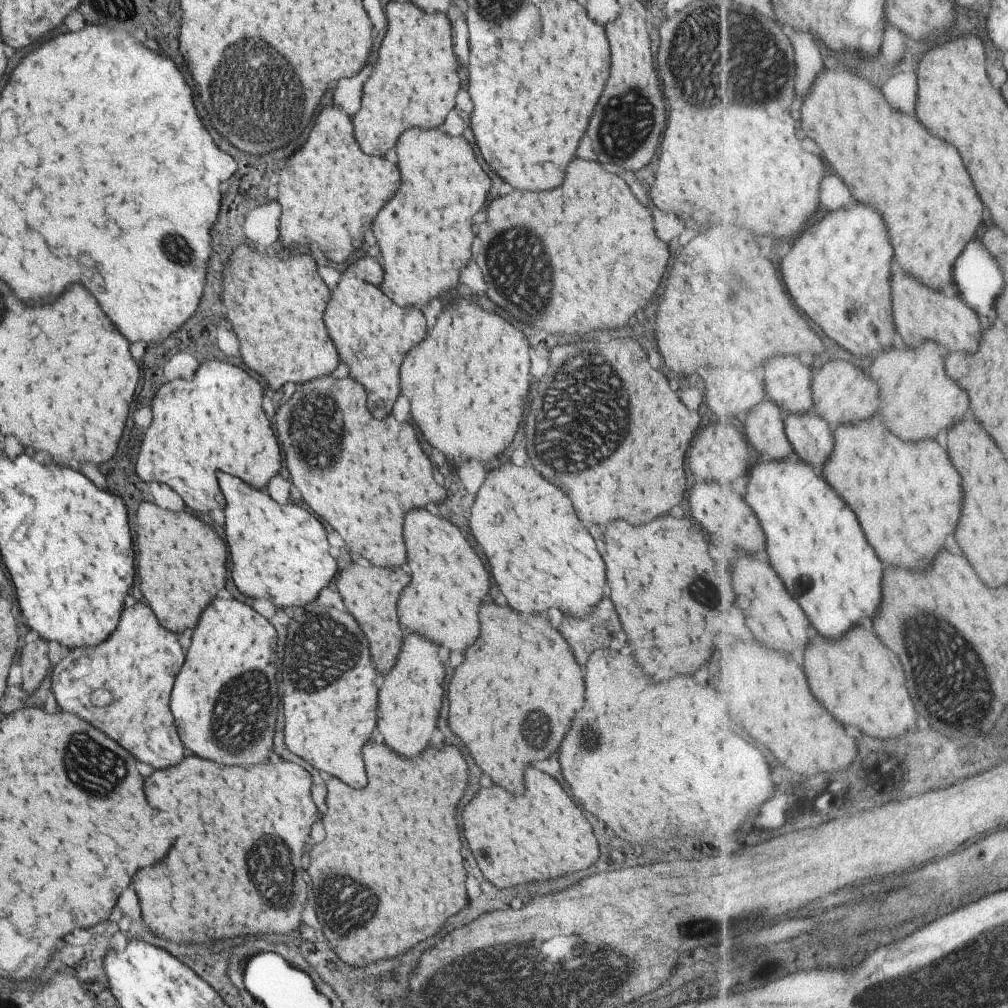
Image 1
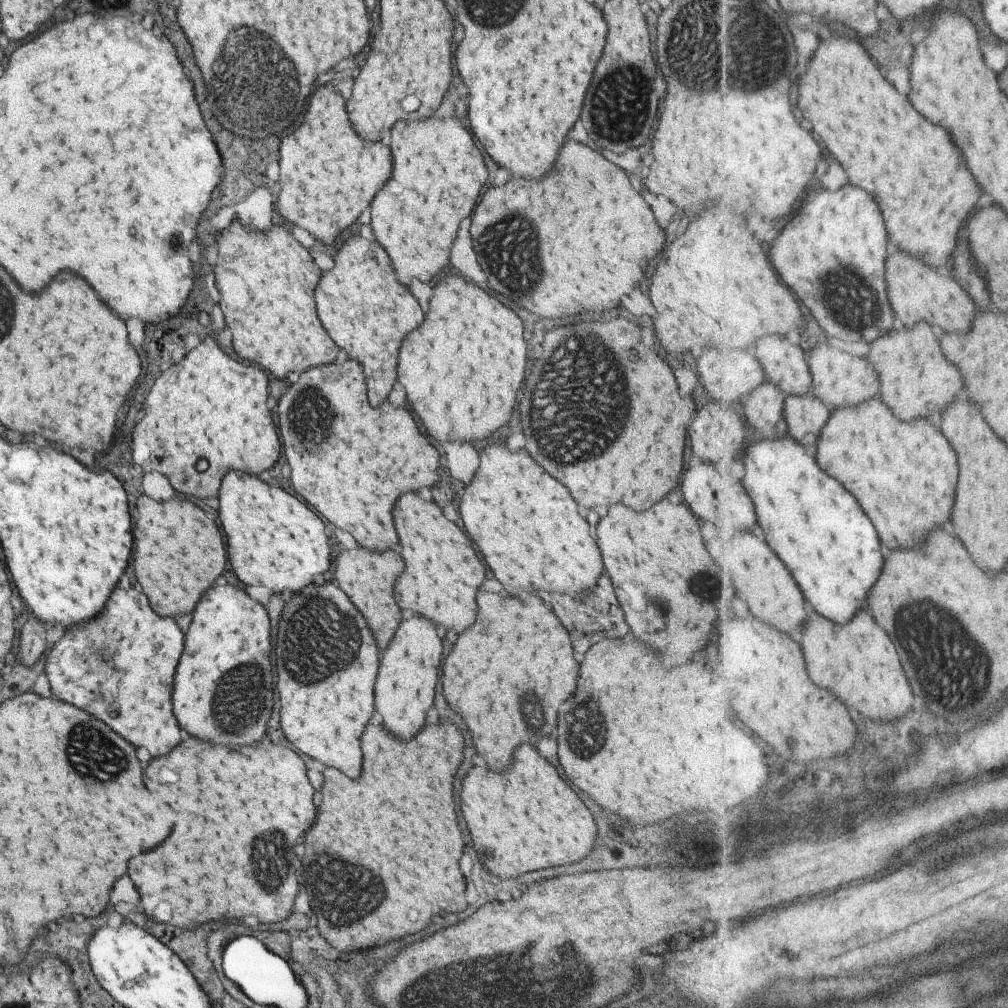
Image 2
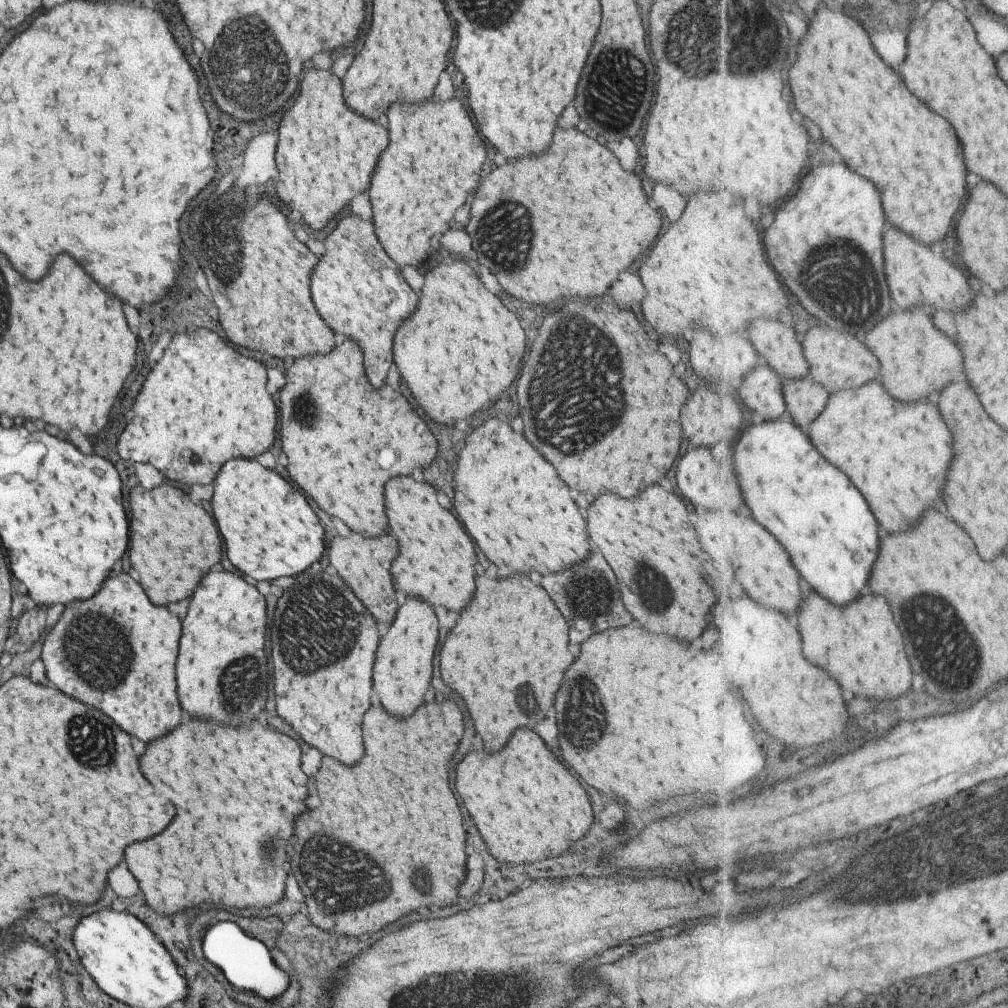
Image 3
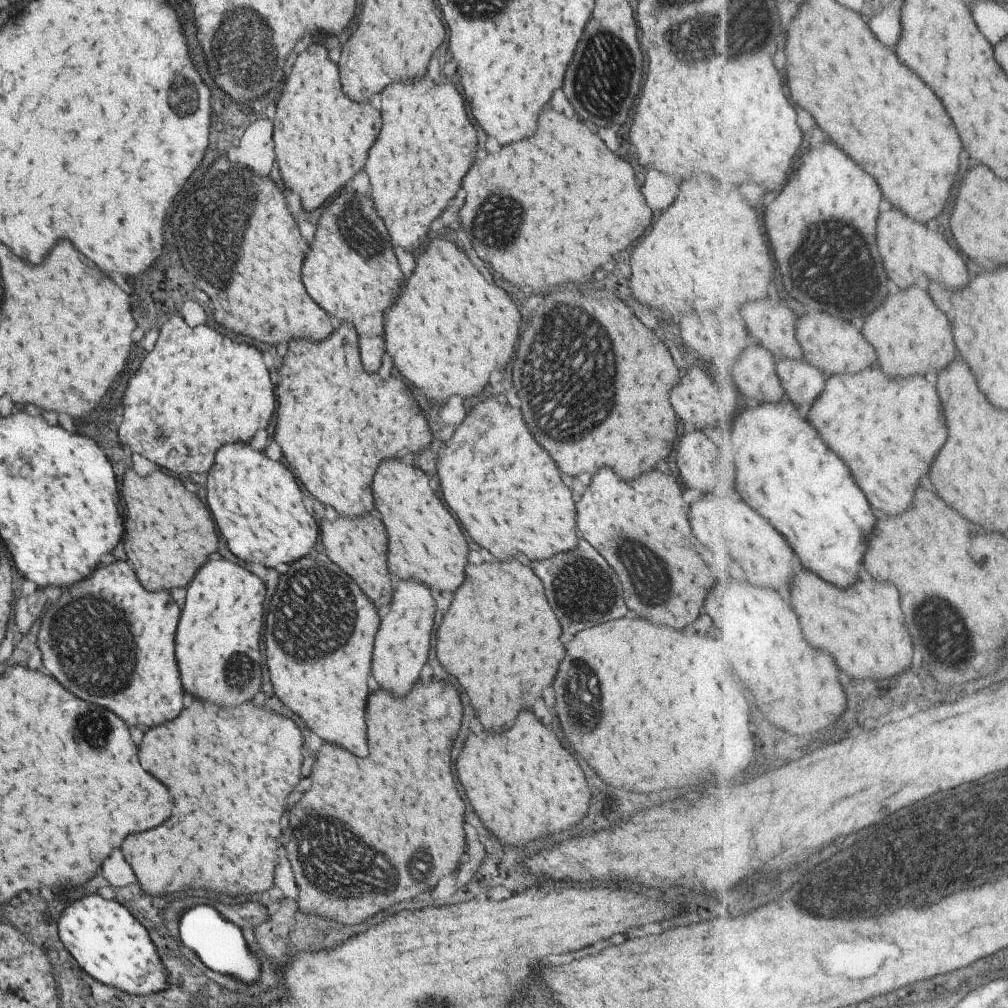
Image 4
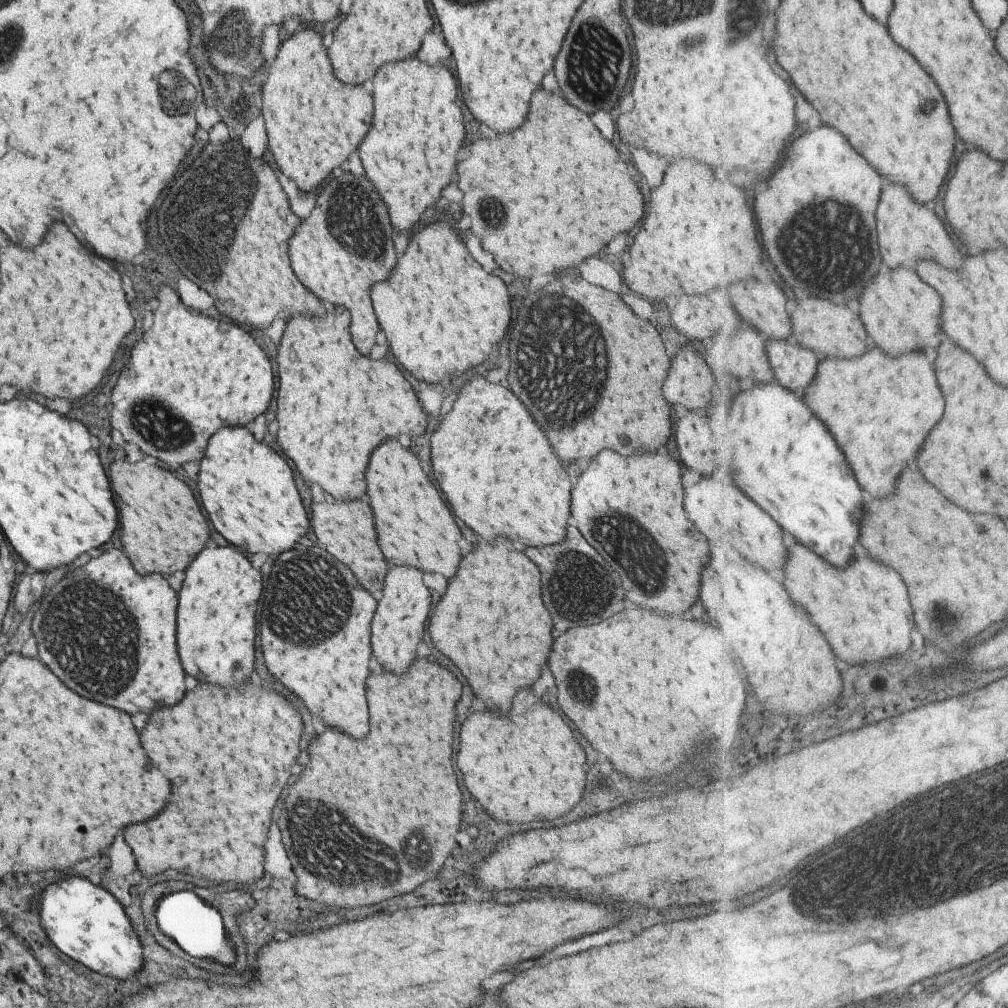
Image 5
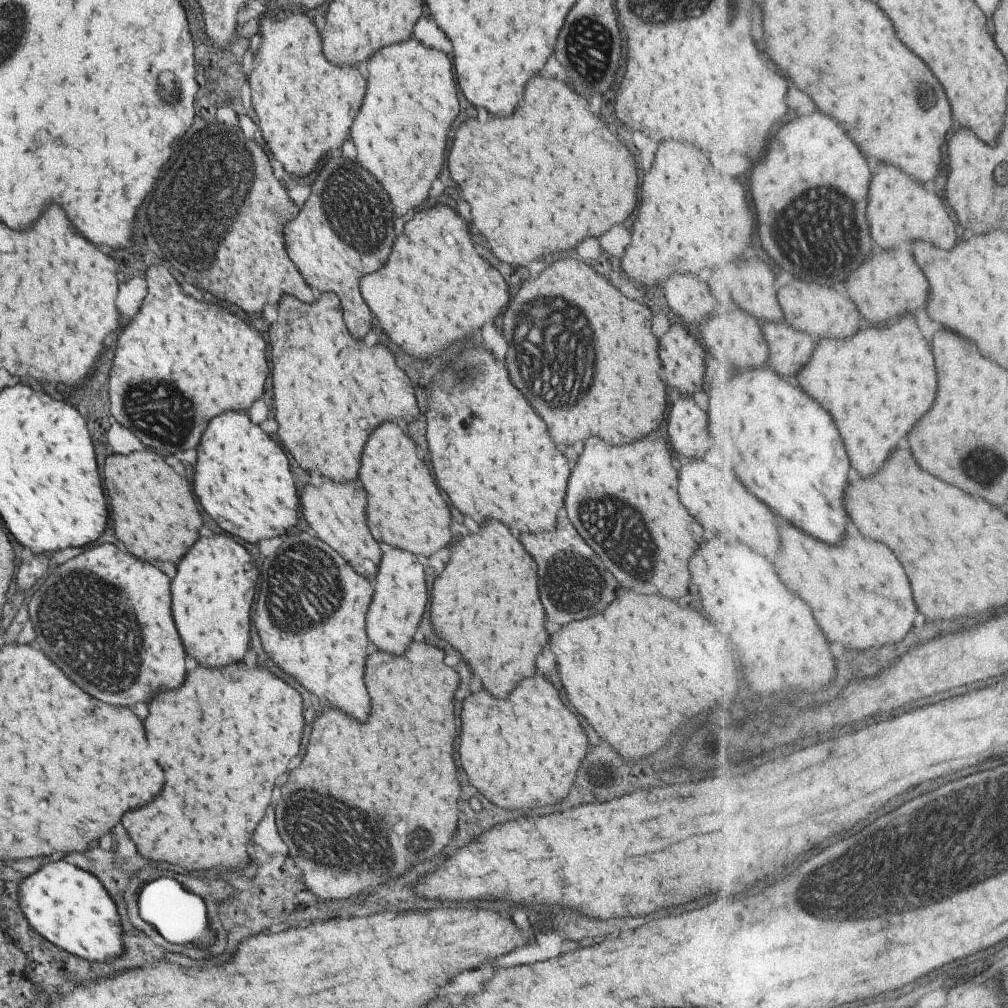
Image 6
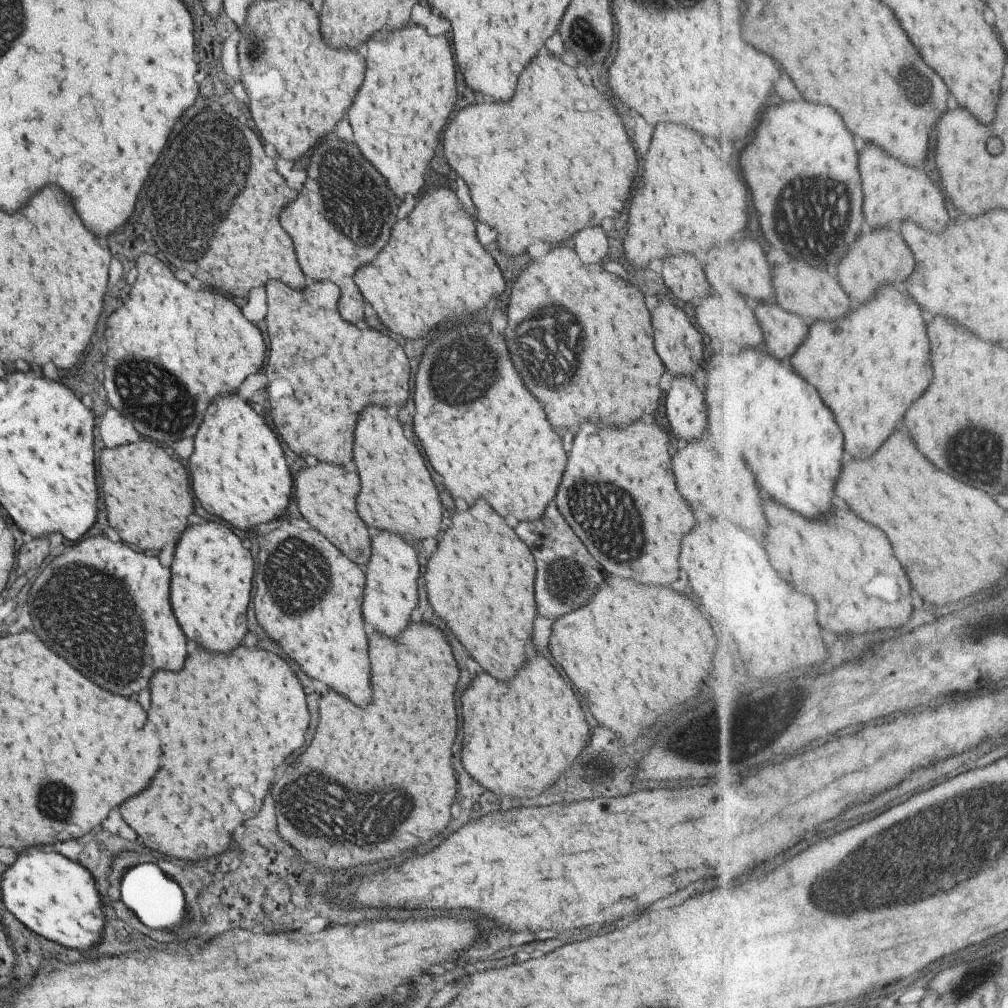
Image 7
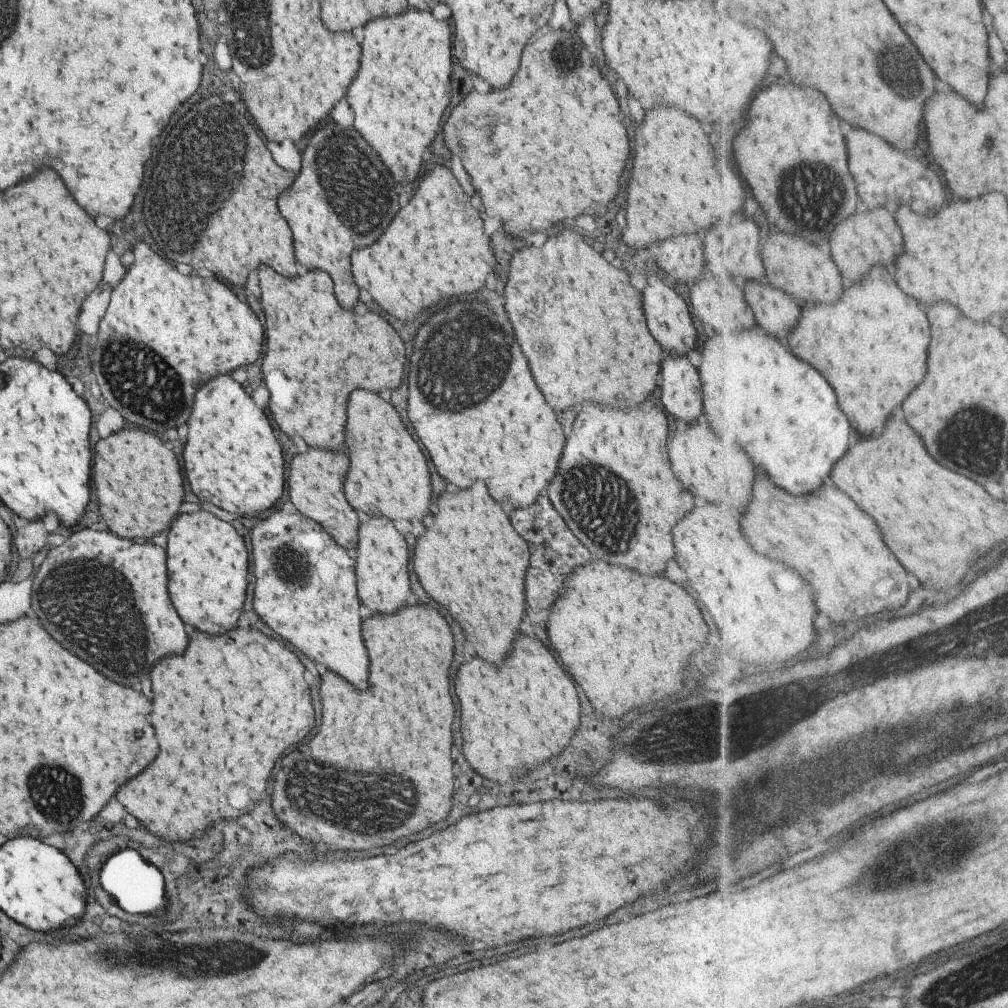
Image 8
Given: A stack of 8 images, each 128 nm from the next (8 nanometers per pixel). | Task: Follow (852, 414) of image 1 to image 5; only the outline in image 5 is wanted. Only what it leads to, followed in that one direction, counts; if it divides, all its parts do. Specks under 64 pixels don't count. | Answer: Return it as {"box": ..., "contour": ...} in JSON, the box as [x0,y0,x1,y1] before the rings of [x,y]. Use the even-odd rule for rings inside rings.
{"box":[791,296,867,360],"contour":[[[799,296],[794,303],[791,306],[793,339],[799,346],[813,350],[820,360],[825,360],[825,356],[853,358],[867,350],[867,330],[859,314],[855,314],[851,308],[811,296]]]}

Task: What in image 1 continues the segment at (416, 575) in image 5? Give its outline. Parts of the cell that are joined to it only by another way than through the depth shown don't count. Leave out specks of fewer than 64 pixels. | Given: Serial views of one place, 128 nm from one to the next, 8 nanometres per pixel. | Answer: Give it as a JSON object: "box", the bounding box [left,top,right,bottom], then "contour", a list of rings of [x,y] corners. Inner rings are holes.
{"box":[377,634,445,756],"contour":[[[407,634],[393,668],[383,674],[377,694],[377,730],[383,738],[383,744],[401,756],[417,756],[433,732],[445,676],[437,650],[437,644],[425,640],[423,636]]]}

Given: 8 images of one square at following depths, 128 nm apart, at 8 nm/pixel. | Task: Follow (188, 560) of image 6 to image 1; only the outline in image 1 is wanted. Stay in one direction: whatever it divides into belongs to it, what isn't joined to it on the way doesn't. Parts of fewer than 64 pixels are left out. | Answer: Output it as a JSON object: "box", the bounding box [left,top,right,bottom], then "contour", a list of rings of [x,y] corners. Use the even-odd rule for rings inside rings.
{"box":[169,598,279,764],"contour":[[[215,598],[205,606],[169,698],[179,740],[193,754],[221,764],[257,764],[265,760],[279,704],[275,642],[275,628],[247,604]]]}

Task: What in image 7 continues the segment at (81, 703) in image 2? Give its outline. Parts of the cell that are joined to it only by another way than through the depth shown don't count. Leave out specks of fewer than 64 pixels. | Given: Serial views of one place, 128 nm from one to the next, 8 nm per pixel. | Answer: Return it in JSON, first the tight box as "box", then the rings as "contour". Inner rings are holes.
{"box":[27,536,187,696],"contour":[[[101,536],[80,539],[75,546],[57,555],[57,562],[53,557],[33,580],[27,592],[33,632],[55,654],[65,658],[73,668],[79,668],[79,672],[87,674],[103,690],[121,696],[137,694],[147,686],[155,670],[179,670],[187,654],[187,640],[167,598],[169,570],[155,556],[135,552],[121,542],[111,542]]]}

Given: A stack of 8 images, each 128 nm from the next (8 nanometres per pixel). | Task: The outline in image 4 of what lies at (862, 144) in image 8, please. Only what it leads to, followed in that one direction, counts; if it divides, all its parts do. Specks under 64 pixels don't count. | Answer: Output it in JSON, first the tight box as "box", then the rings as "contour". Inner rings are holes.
{"box":[877,210,969,290],"contour":[[[883,210],[877,218],[877,248],[883,258],[883,268],[891,280],[893,289],[907,290],[913,286],[939,282],[949,288],[961,290],[969,284],[969,270],[963,264],[959,248],[953,248],[941,232],[931,230],[927,224],[905,216],[901,210]]]}

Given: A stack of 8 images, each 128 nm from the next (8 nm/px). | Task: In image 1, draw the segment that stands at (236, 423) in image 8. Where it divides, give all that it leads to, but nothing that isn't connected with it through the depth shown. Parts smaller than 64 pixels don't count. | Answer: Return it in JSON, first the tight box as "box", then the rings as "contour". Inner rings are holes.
{"box":[217,474,337,606],"contour":[[[223,474],[217,480],[225,498],[225,540],[231,558],[231,578],[239,592],[267,598],[271,604],[303,606],[327,586],[337,566],[327,552],[327,534],[323,524],[297,504],[278,504],[267,492]]]}

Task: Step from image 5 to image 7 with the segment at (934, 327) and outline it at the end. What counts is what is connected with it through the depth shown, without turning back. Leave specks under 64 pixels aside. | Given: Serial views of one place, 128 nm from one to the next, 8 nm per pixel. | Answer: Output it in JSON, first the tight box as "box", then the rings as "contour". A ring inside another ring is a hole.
{"box":[837,228,915,303],"contour":[[[891,228],[875,230],[873,234],[861,236],[849,250],[849,256],[843,256],[837,264],[838,282],[845,293],[853,296],[859,303],[869,300],[879,282],[905,282],[915,268],[915,258],[911,248],[905,244],[899,232]]]}

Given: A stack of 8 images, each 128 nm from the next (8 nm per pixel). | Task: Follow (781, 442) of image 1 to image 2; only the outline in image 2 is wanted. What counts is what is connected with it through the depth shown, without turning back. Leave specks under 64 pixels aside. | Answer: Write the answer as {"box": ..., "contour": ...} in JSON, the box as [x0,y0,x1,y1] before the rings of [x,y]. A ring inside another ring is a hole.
{"box":[743,380,788,440],"contour":[[[767,380],[749,394],[749,398],[743,403],[752,438],[759,438],[755,436],[755,432],[761,432],[763,440],[779,440],[788,435],[787,397]]]}

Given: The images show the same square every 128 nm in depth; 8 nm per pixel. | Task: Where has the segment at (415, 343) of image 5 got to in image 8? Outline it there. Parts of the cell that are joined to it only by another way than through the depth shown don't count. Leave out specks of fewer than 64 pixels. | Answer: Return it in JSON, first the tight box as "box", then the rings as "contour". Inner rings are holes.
{"box":[350,164,493,320],"contour":[[[431,164],[431,168],[419,176],[419,184],[415,184],[411,200],[397,210],[387,230],[369,248],[353,250],[350,262],[353,280],[359,288],[365,288],[387,314],[399,320],[411,320],[409,316],[419,312],[419,308],[425,308],[441,298],[449,298],[453,294],[471,294],[483,288],[483,266],[493,262],[493,254],[489,250],[489,240],[483,234],[479,210],[471,206],[471,198],[451,176],[447,164]]]}

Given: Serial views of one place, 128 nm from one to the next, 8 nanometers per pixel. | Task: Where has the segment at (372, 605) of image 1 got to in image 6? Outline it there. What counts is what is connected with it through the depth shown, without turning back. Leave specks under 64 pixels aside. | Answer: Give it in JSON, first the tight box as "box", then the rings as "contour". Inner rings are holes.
{"box":[298,478,381,578],"contour":[[[321,478],[319,486],[305,485],[298,502],[313,536],[329,544],[329,548],[333,548],[363,578],[375,578],[381,552],[365,526],[365,492],[355,482],[333,482]]]}

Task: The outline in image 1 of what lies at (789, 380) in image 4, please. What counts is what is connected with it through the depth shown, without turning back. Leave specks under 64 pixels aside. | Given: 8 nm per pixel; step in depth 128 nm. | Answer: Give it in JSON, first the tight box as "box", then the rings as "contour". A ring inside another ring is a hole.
{"box":[785,411,835,476],"contour":[[[813,411],[807,414],[788,414],[785,419],[787,438],[795,454],[816,468],[819,476],[823,476],[822,469],[835,450],[834,432],[829,422]]]}

